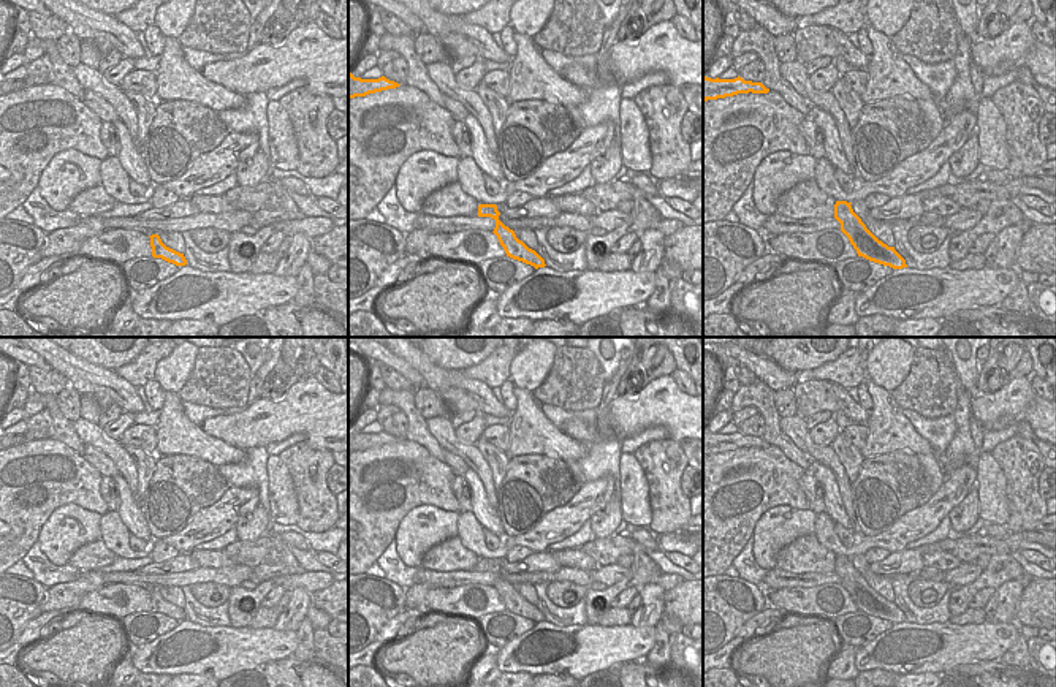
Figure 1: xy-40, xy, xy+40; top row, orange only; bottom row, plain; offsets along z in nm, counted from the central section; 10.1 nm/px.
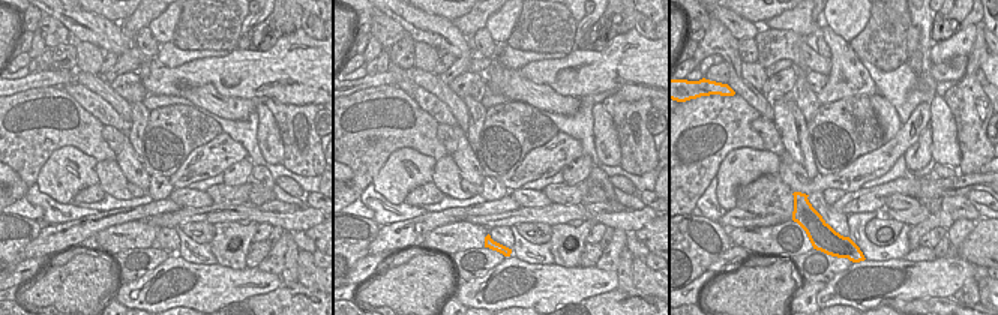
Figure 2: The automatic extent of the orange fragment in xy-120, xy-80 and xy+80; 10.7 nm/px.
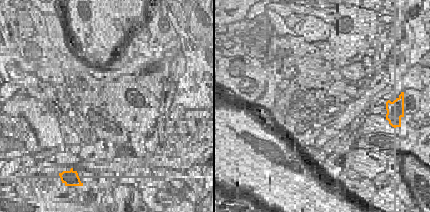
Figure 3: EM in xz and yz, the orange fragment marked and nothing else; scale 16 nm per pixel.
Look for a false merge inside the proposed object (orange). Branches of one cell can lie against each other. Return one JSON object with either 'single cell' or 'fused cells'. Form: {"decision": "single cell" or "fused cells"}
{"decision": "fused cells"}

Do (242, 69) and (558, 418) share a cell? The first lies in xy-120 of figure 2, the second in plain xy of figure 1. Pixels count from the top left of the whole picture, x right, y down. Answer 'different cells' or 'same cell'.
different cells

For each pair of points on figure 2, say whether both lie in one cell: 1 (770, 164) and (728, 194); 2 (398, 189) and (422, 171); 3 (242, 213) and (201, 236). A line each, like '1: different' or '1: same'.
1: same
2: same
3: different

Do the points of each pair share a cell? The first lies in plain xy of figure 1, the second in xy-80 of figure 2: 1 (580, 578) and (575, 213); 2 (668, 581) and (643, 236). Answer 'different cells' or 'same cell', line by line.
1: same cell
2: different cells

